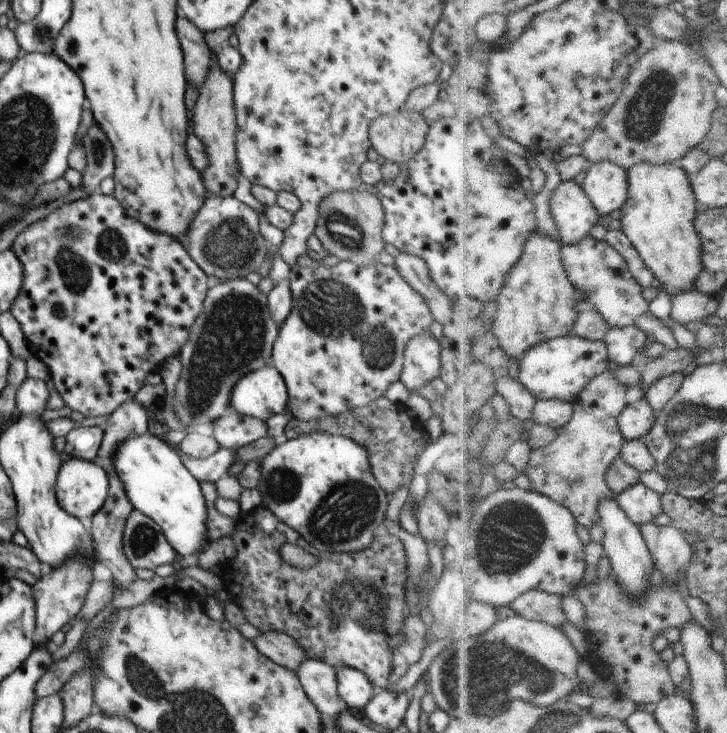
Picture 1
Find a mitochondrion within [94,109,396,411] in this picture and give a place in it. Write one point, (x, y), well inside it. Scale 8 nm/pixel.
(231, 244)

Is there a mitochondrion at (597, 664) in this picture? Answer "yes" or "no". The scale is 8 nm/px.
no

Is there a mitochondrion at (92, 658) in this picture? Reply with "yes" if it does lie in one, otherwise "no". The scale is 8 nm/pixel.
no

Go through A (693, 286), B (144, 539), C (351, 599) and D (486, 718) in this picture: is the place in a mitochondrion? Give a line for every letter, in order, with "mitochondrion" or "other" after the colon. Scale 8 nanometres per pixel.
A: other
B: mitochondrion
C: mitochondrion
D: mitochondrion

